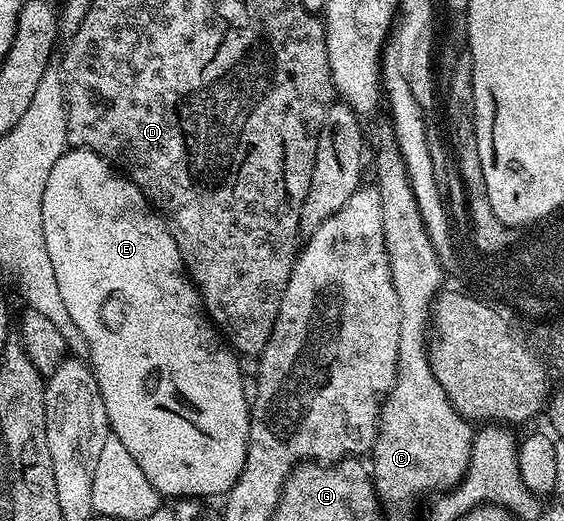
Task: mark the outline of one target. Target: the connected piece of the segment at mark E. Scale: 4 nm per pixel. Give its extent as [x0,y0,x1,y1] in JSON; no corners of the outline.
[43,148,251,500]

